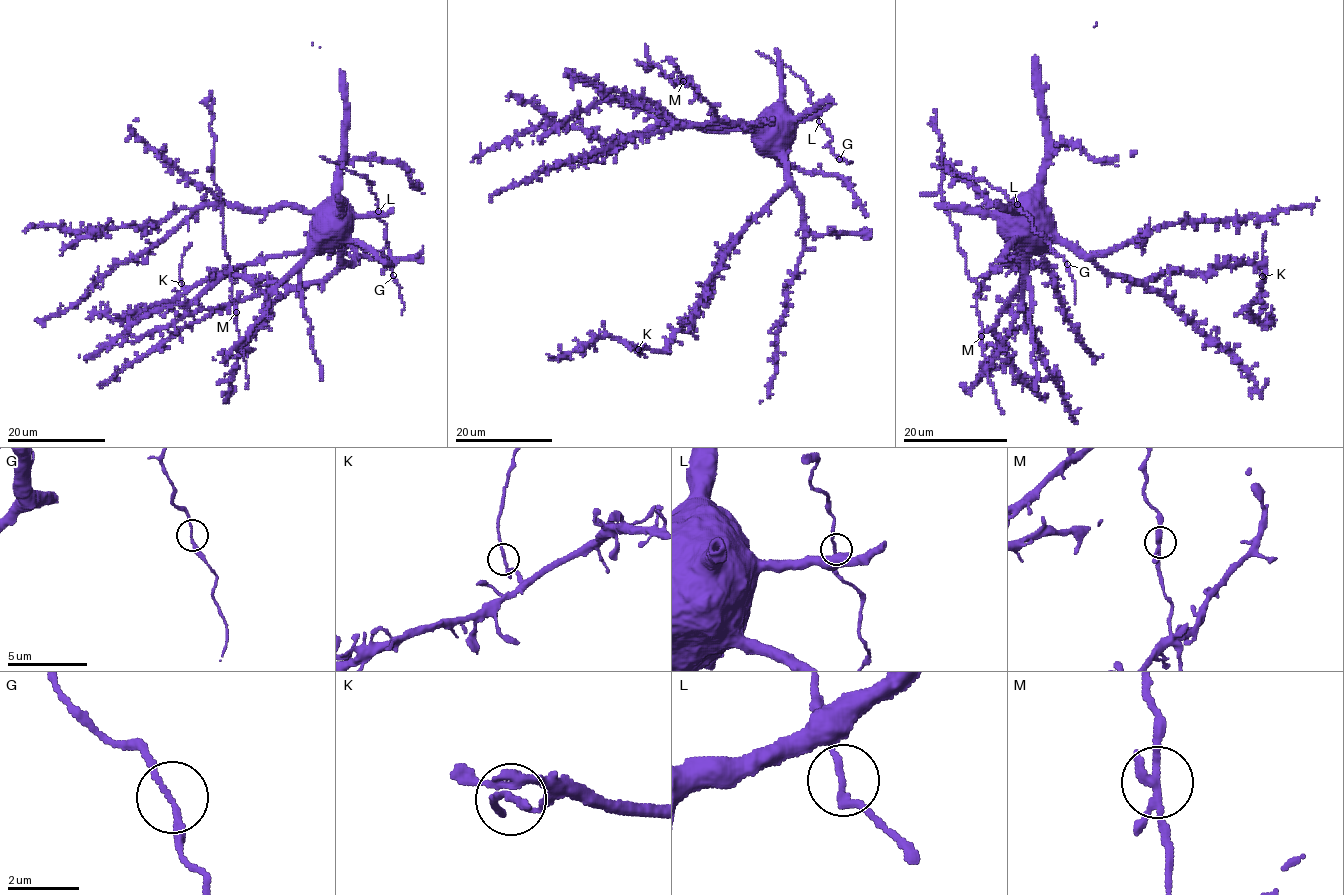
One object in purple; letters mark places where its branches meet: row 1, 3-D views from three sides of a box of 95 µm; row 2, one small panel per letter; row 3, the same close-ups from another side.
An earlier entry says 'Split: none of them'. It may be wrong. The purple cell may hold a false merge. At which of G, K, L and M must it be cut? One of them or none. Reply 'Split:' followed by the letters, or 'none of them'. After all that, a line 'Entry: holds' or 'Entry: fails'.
Split: K
Entry: fails

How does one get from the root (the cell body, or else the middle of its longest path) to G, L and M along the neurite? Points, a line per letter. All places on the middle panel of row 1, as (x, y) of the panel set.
G: (777, 129), (790, 126), (796, 119), (816, 117), (832, 136), (828, 145), (839, 159)
L: (777, 129), (790, 126), (796, 119), (816, 117), (819, 121)
M: (777, 129), (761, 127), (757, 123), (720, 119), (689, 81), (683, 81)

